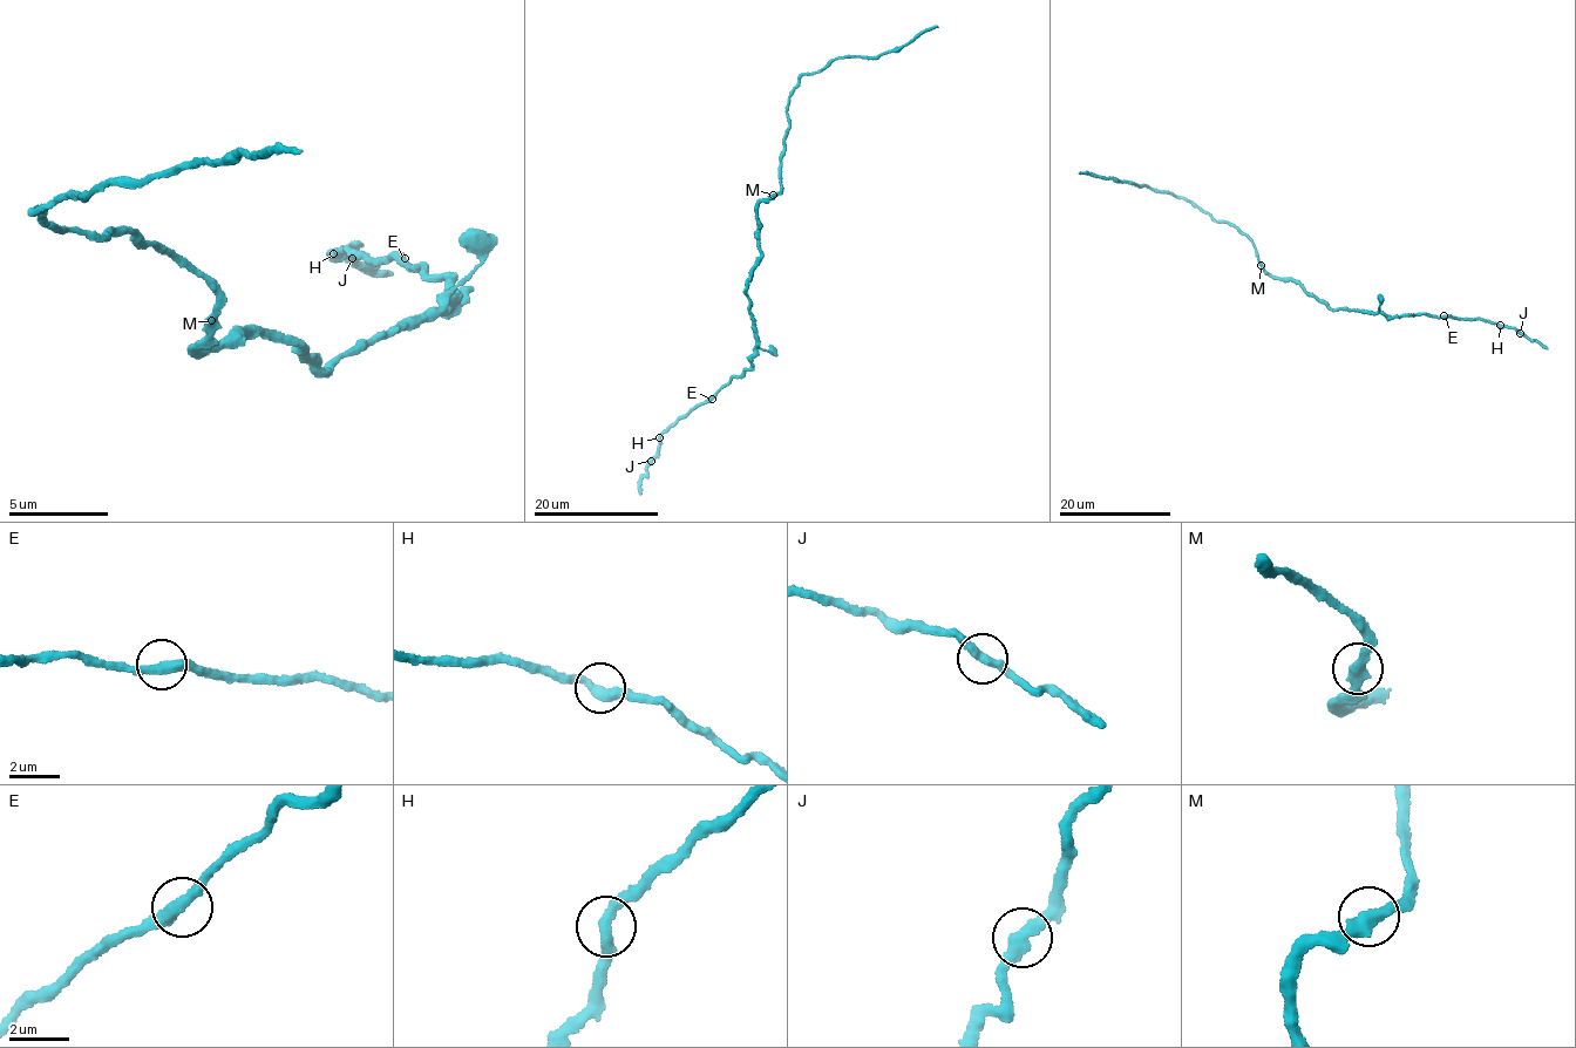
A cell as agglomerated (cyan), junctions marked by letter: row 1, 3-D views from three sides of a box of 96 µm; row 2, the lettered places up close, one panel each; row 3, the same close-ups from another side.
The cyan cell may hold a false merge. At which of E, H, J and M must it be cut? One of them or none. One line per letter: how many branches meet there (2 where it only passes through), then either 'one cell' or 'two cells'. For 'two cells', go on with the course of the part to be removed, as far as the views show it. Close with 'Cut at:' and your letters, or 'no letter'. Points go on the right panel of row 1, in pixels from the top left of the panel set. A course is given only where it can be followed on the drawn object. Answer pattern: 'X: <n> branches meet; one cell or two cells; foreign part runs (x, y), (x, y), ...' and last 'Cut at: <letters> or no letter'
E: 2 branches meet; one cell
H: 2 branches meet; one cell
J: 2 branches meet; one cell
M: 2 branches meet; one cell
Cut at: no letter

